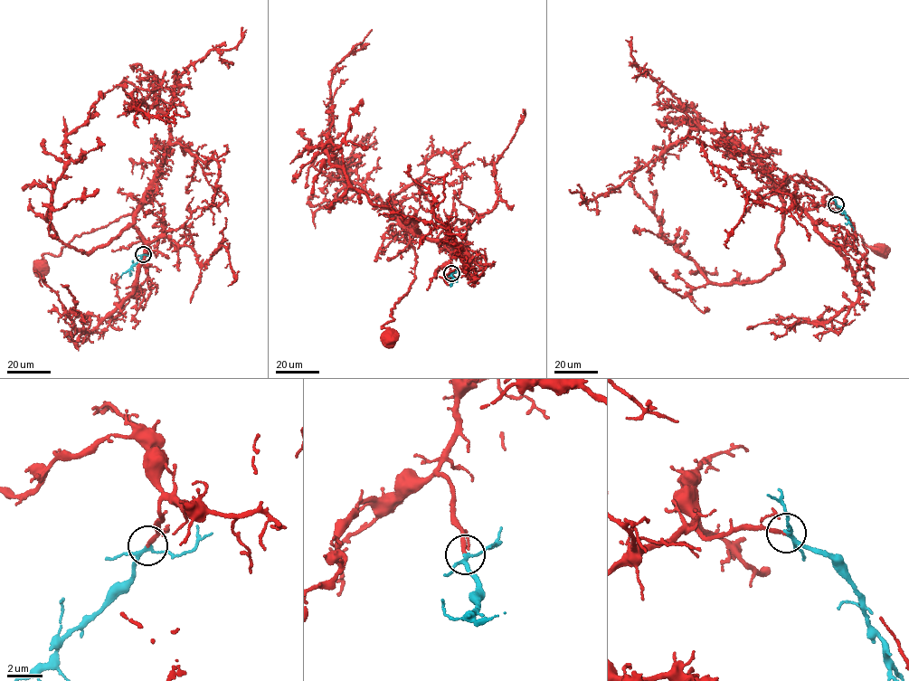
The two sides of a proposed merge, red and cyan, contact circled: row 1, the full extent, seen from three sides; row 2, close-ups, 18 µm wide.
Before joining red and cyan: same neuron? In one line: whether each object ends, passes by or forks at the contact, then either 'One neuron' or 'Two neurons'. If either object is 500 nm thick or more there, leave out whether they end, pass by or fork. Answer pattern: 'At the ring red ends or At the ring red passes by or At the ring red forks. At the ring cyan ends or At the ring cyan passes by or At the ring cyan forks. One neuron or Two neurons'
At the ring red ends. At the ring cyan forks. One neuron

